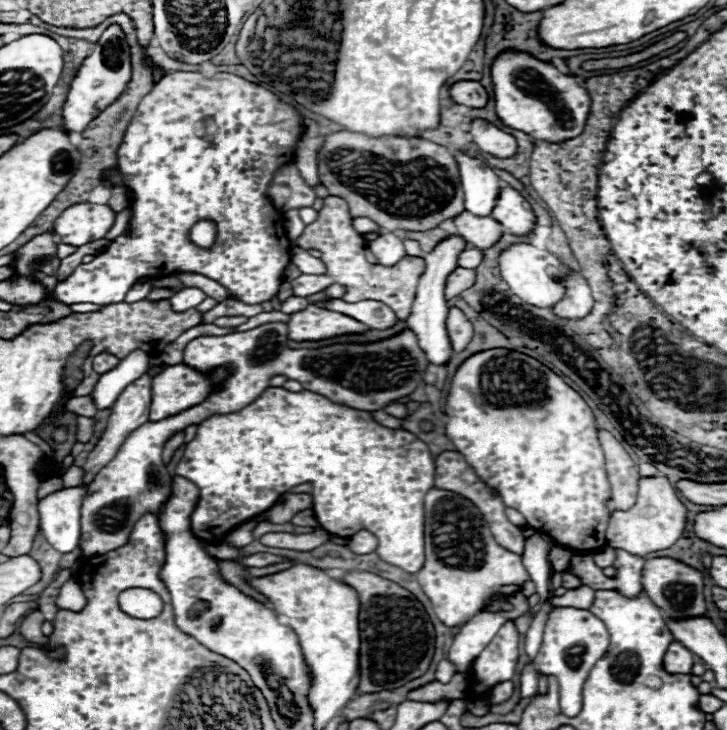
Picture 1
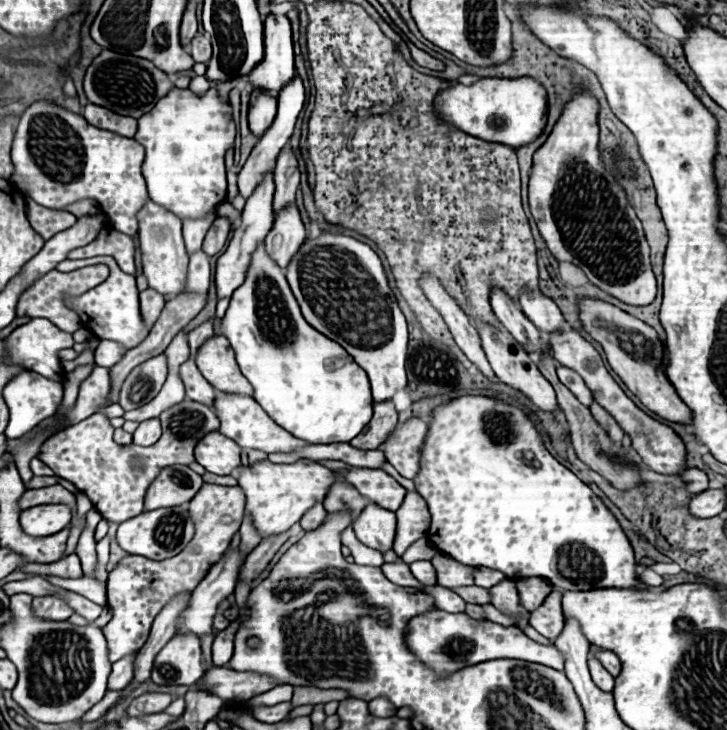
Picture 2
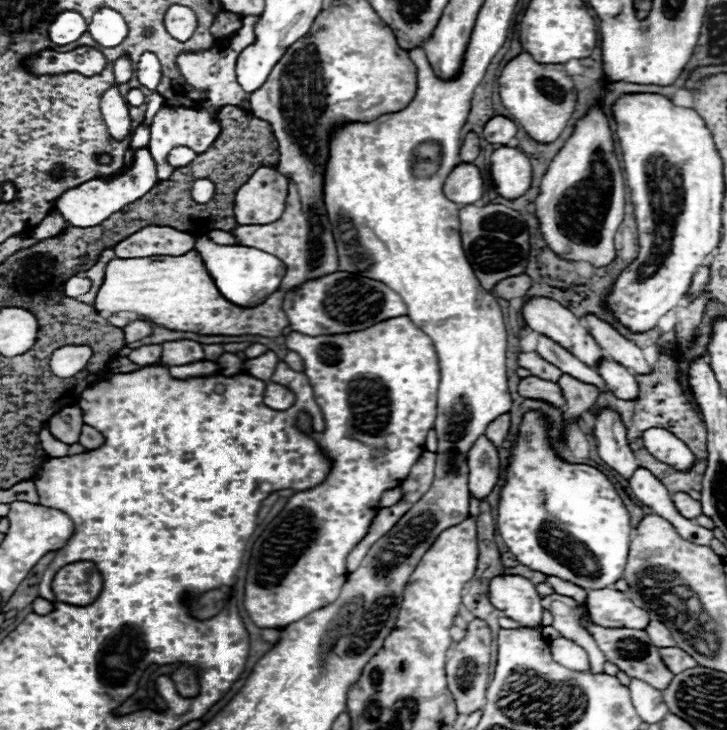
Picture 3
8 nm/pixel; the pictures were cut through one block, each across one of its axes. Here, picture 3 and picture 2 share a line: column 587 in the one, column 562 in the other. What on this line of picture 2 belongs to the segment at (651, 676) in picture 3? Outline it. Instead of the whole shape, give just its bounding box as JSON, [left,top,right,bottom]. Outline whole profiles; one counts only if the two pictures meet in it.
[530,590,564,640]

